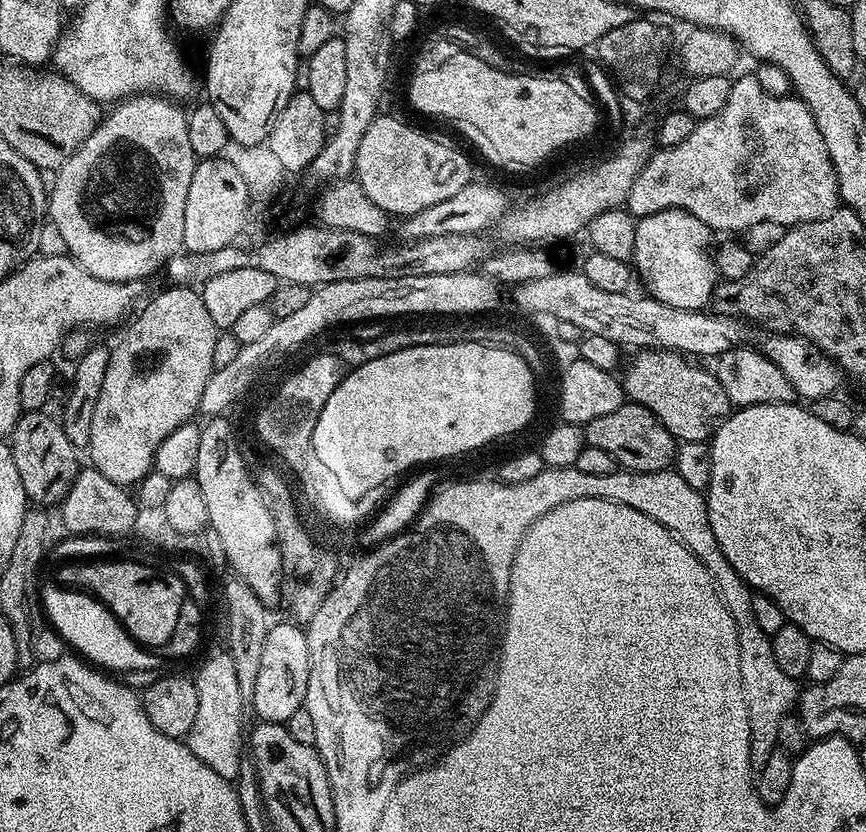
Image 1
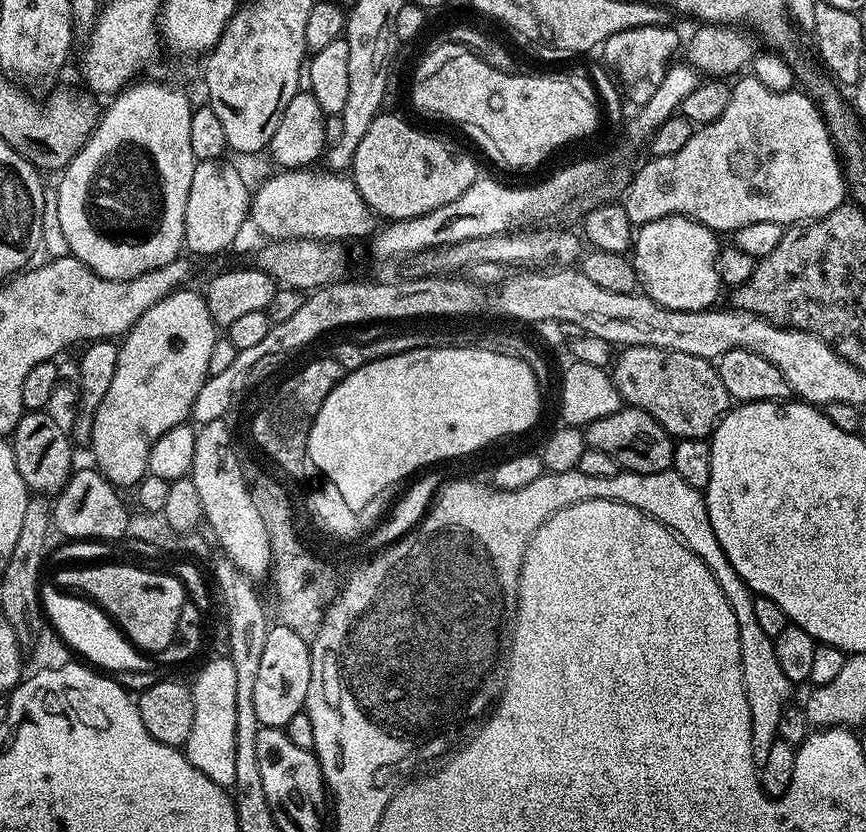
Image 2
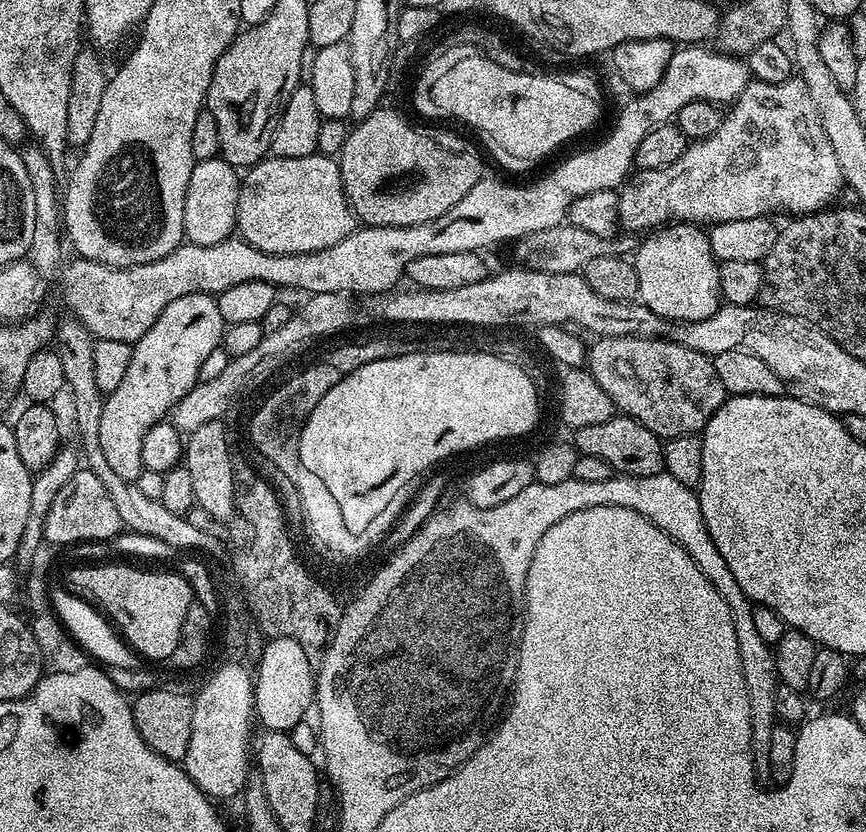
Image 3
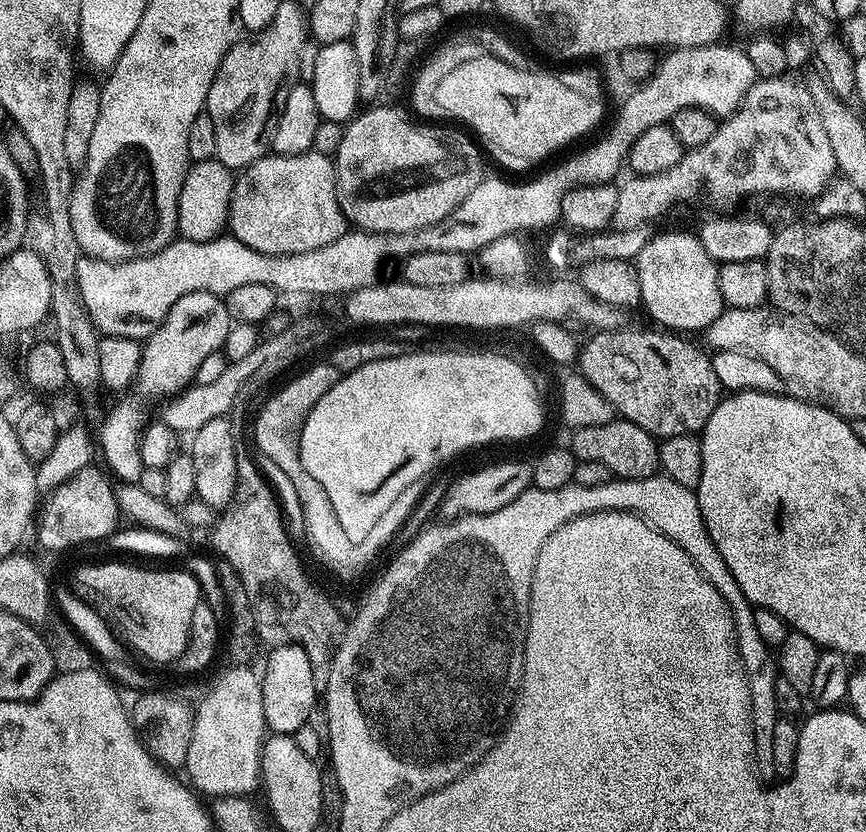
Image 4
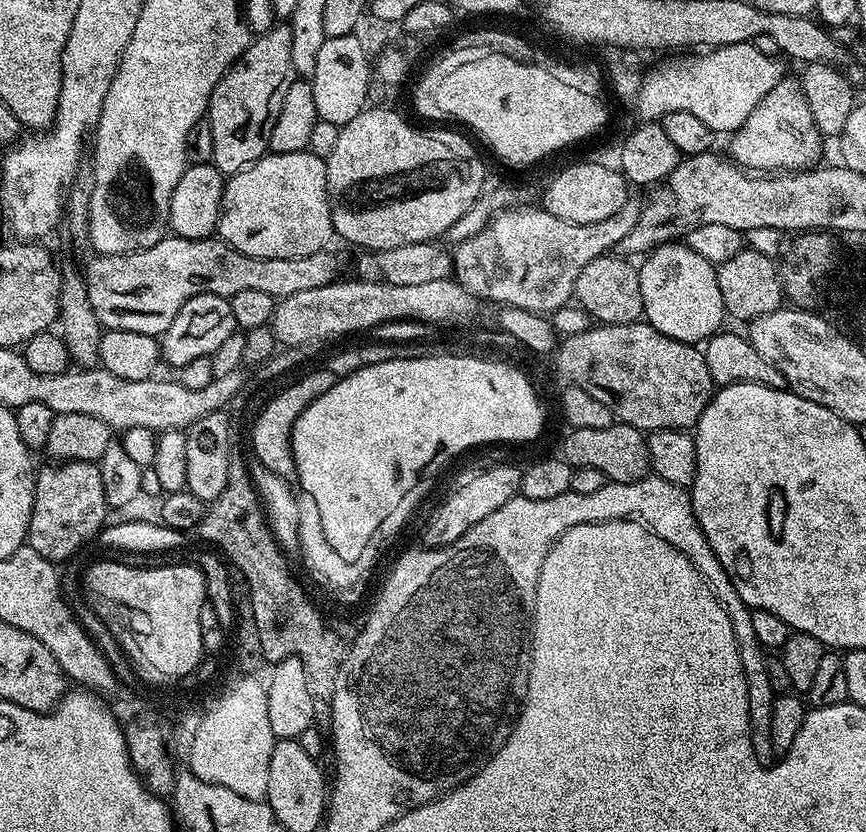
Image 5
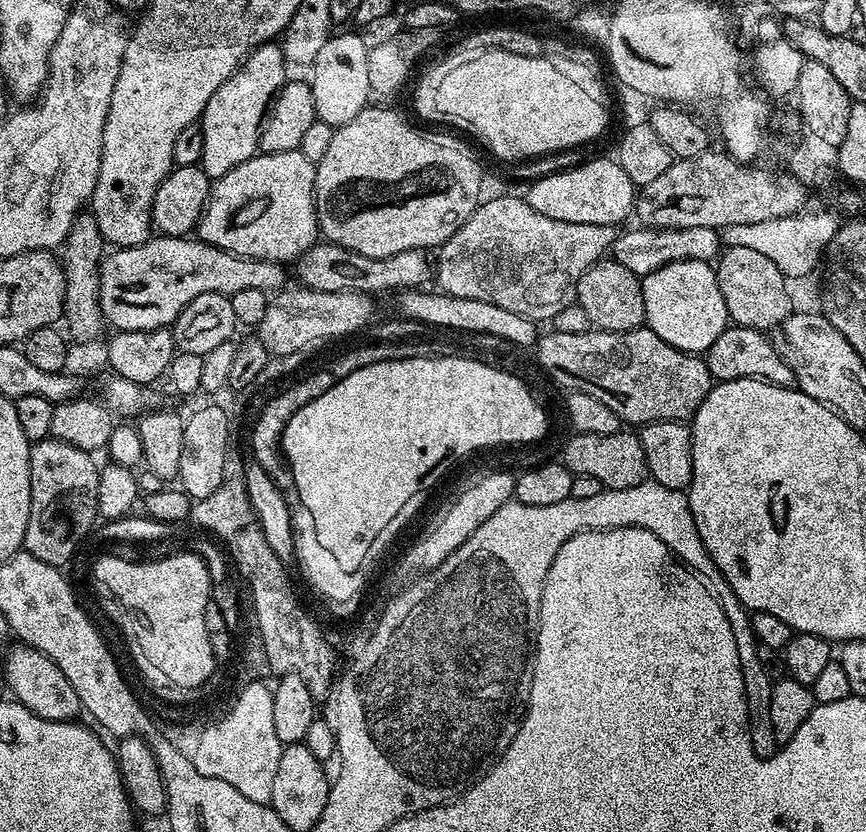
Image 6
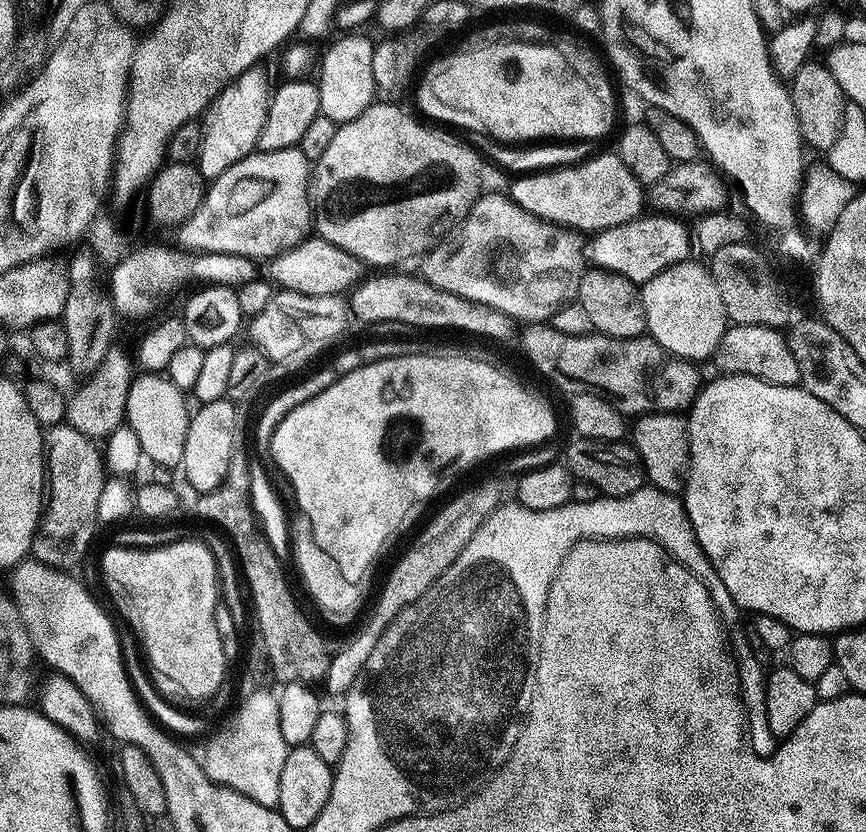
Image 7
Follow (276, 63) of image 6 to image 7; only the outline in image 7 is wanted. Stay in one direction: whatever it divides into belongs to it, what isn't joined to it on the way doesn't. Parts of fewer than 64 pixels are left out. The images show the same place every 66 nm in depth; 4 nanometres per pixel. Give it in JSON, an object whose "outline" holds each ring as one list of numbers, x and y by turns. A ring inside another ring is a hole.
{"outline":[[263,67,247,68,243,74,229,82,216,99,202,113,202,146,198,157,198,167,205,181,218,179,234,162,242,162,251,152,257,151,258,134,266,123,268,103,272,100,274,84,268,81]]}

